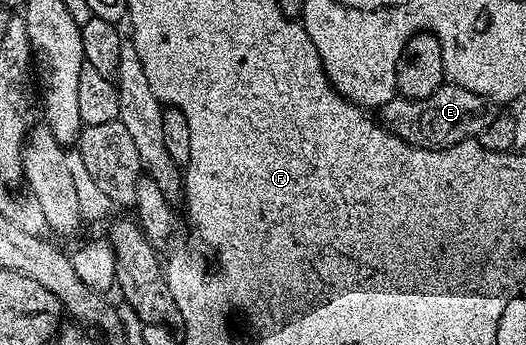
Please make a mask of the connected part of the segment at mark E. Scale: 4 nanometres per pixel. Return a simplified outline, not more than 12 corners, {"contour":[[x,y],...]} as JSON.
{"contour":[[462,86],[397,98],[379,123],[408,144],[442,150],[479,137],[489,101]]}

